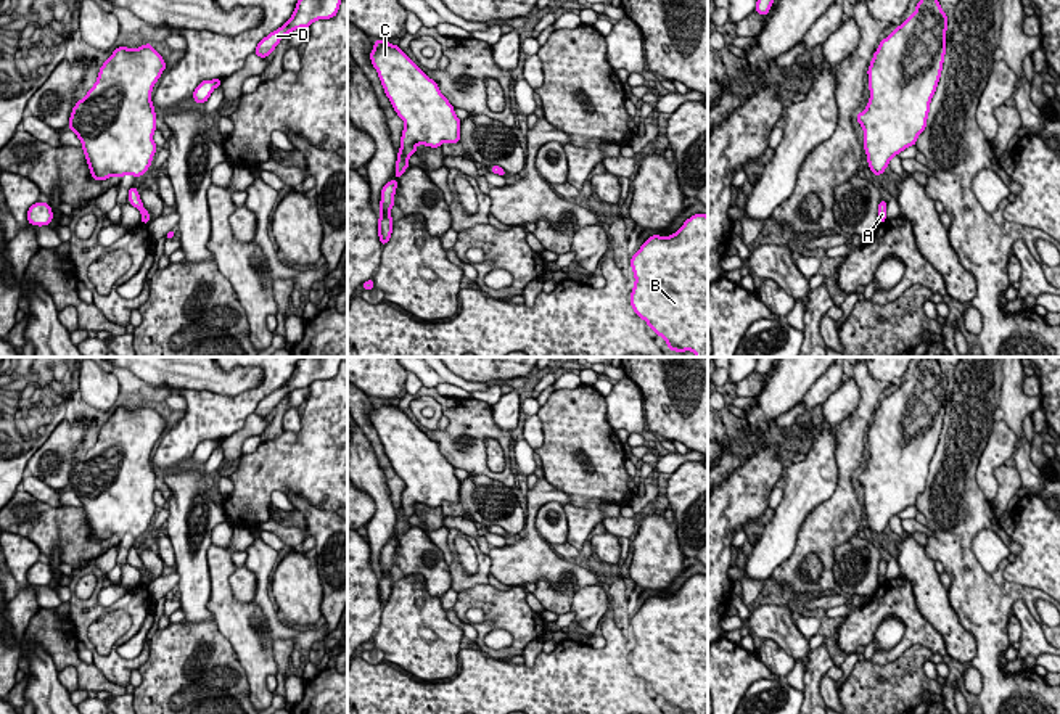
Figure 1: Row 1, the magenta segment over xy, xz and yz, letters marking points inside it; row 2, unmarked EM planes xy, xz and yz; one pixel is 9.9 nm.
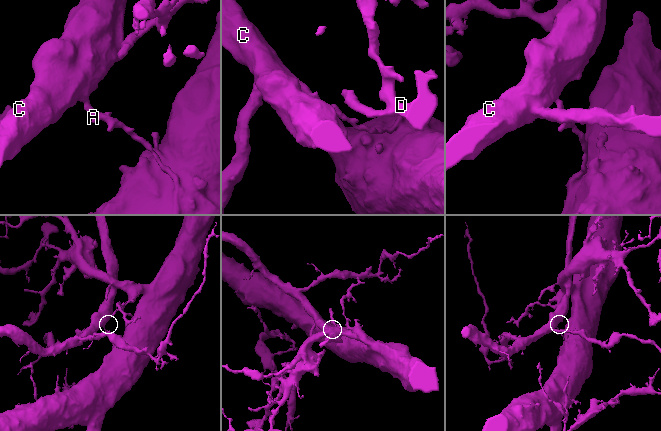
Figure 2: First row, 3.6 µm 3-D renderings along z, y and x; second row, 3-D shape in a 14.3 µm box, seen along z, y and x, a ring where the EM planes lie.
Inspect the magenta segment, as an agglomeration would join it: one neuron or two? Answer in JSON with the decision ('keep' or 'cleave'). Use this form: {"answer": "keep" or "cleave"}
{"answer": "cleave"}

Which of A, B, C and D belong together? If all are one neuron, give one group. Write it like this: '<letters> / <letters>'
A B D / C

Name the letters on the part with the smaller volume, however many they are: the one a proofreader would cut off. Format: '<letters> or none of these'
C

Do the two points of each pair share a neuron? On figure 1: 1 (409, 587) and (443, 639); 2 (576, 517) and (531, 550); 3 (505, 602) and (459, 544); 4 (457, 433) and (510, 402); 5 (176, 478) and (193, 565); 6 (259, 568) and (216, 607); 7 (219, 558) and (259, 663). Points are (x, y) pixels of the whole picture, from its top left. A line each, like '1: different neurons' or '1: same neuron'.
1: same neuron
2: different neurons
3: same neuron
4: different neurons
5: same neuron
6: different neurons
7: same neuron

